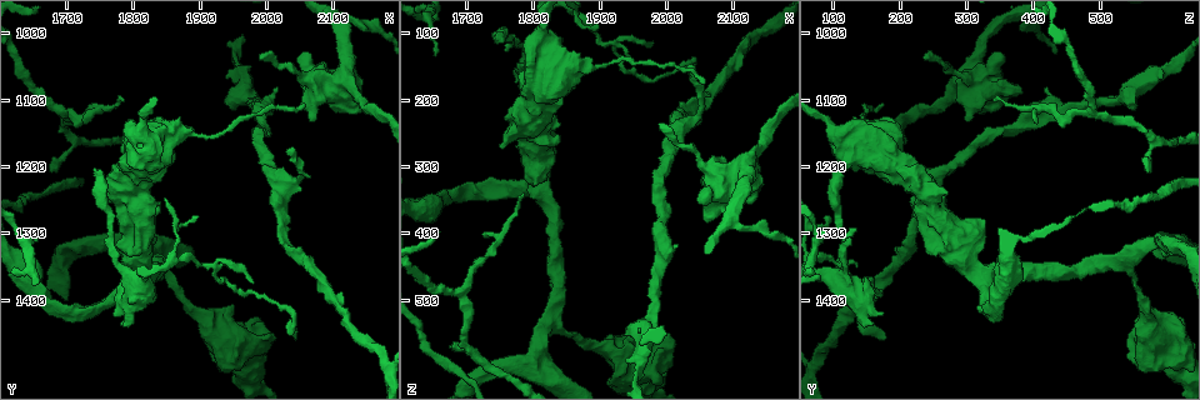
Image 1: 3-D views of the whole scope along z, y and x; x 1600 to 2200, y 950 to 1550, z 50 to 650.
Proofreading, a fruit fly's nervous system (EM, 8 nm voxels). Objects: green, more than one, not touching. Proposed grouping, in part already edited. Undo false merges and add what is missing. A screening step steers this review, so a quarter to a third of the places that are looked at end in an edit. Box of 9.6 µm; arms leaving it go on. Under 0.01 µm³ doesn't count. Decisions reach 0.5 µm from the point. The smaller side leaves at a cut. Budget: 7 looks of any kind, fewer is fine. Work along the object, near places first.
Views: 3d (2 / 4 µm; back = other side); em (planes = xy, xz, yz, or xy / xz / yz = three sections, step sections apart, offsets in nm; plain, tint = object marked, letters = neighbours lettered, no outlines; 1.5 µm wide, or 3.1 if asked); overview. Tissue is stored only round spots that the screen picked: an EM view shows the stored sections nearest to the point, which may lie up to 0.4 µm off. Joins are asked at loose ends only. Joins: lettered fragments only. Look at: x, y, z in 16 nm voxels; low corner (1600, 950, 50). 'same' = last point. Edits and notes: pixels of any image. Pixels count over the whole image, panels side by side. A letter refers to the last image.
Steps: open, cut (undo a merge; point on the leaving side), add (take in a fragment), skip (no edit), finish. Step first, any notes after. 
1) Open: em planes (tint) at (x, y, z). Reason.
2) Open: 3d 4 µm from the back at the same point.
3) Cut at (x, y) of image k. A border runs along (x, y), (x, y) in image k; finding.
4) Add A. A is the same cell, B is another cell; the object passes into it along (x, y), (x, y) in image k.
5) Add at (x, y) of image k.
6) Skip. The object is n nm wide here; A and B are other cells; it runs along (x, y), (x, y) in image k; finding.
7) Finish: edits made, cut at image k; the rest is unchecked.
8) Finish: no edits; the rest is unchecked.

Open: 3d 2 µm at (1785, 1100, 345). Tapers out.

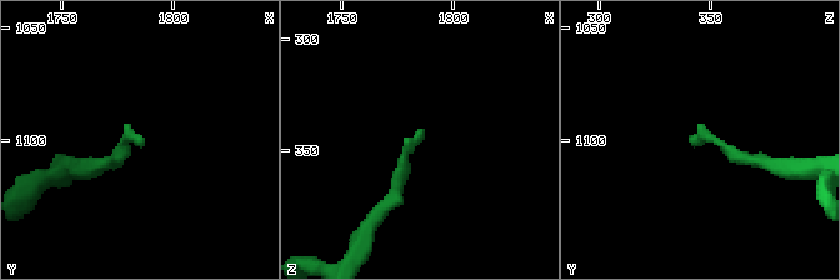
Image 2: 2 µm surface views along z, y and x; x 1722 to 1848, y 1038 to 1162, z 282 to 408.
Open: em yz step 4 (letters) at (1789, 1101, 343). Need the tissue.

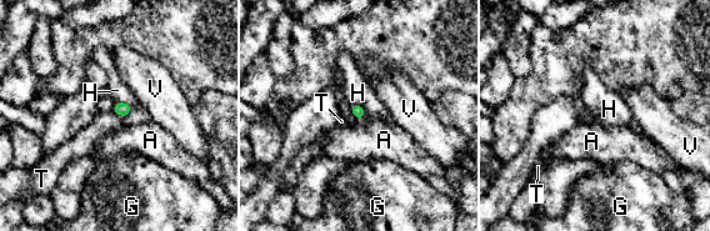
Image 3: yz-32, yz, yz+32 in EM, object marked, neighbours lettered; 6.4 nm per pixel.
Open: em planes (letters) at the same point. Cut it another way.

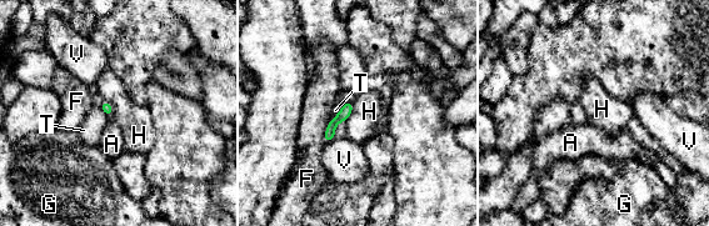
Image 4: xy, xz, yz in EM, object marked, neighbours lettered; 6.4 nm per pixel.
Skip. A, F, G, H, T and V are other cells; a border runs along (351, 103), (351, 112), (345, 121) in image 4; no lettered fragment goes on from it.

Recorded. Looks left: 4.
Open: em yz step 8 (plain) at (1755, 1235, 270).

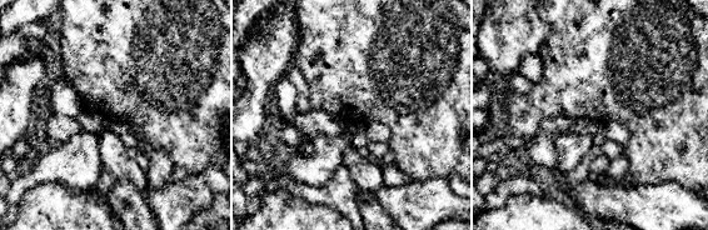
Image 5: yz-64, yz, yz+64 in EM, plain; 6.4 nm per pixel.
Open: em yz step 8 (letters) at the same point.

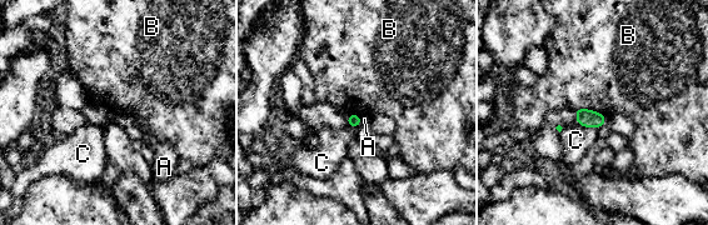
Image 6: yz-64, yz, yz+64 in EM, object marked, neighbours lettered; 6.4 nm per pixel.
Skip. A, B and C are other cells; a border runs along (574, 108), (592, 109), (606, 118) in image 6; no lettered fragment goes on from it.

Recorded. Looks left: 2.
Open: em planes (letters) at (1995, 1035, 235). Free end.

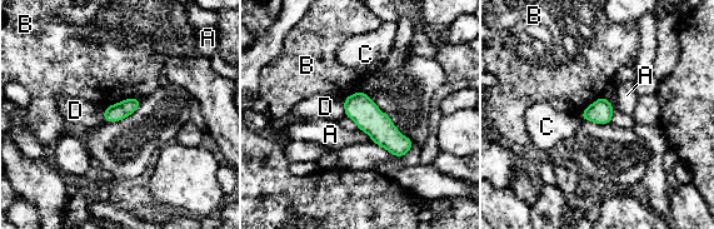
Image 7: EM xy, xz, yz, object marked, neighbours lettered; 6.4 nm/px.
Skip. A, B, C and D are other cells; it runs along (346, 103), (356, 105), (405, 149) in image 7; none of them fits.

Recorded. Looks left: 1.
Finish: no edits; the rest is unchecked.

